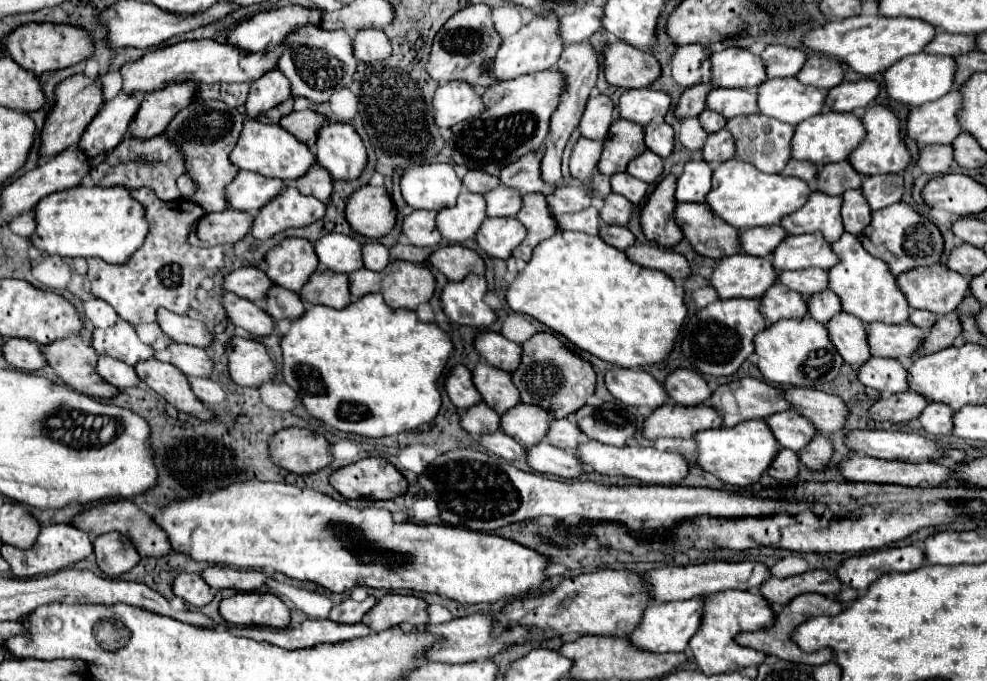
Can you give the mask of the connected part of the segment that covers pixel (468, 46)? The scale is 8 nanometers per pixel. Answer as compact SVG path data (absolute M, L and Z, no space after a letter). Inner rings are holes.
M469 5L455 13L437 33L429 57L427 71L429 75L443 83L443 81L467 81L475 87L491 87L497 83L497 79L483 69L485 61L491 61L497 55L497 49L501 47L501 37L497 35L493 21L491 21L491 7L489 5Z

